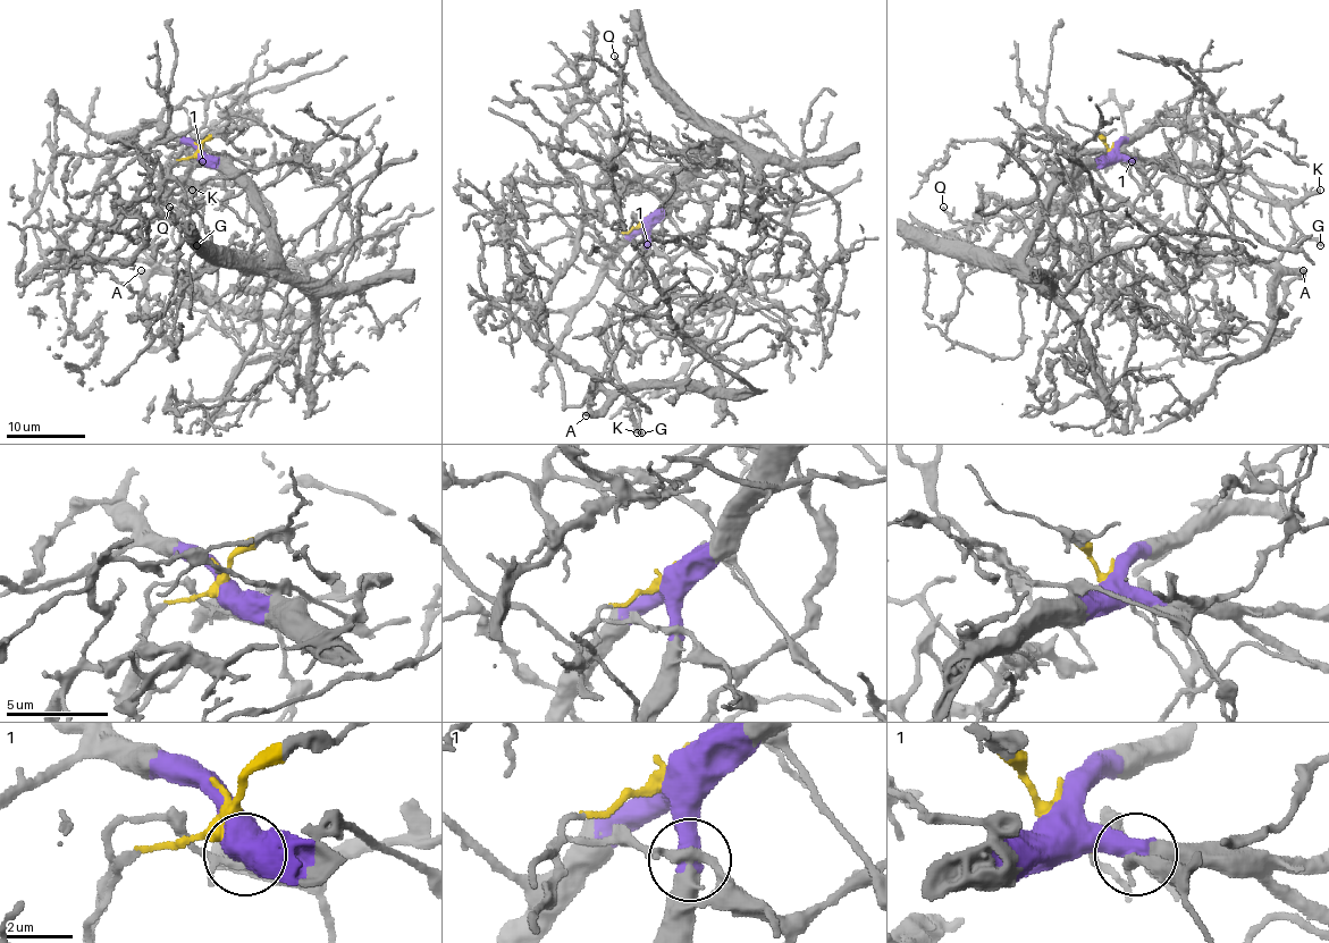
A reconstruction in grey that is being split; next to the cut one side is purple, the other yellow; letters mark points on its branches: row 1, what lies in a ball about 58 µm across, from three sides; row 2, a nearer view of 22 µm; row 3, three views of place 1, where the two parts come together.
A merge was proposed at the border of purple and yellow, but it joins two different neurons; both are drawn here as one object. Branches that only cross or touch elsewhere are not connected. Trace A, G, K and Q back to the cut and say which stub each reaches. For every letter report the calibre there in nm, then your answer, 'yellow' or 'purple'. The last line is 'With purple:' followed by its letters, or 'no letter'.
A: calibre 440 nm; yellow
G: calibre 400 nm; purple
K: calibre 400 nm; purple
Q: calibre 140 nm; yellow
With purple: G, K

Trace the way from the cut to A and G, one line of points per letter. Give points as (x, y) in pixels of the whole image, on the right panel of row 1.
A: (1111, 153), (1145, 161), (1087, 151), (1058, 177), (1103, 185), (1284, 281), (1303, 270)
G: (1111, 153), (1133, 159), (1191, 162), (1220, 175), (1228, 183), (1278, 201), (1289, 212), (1295, 226), (1321, 246)

